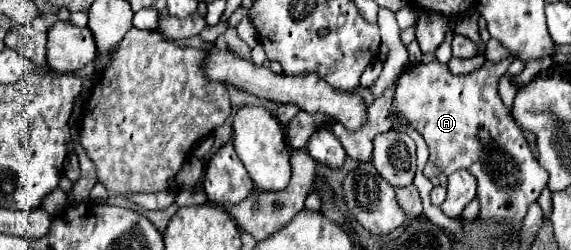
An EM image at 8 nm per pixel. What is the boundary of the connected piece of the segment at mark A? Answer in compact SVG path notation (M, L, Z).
M502 59L498 63L485 61L484 66L466 76L453 75L450 73L448 65L442 65L440 61L410 65L398 79L396 97L392 103L392 115L396 115L396 113L404 115L426 141L426 145L430 149L430 157L428 157L424 175L428 179L434 177L438 171L448 175L452 171L466 169L478 181L478 199L480 199L482 217L522 221L528 205L534 203L538 199L540 191L546 187L548 173L532 157L518 125L508 115L508 109L504 107L504 103L498 95L498 79L508 71L510 63L512 61L508 61L508 59Z

